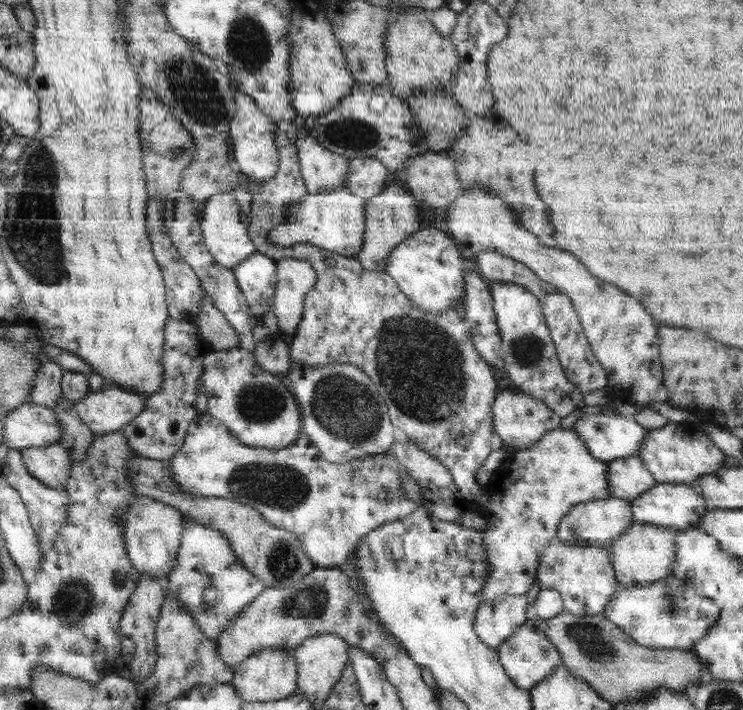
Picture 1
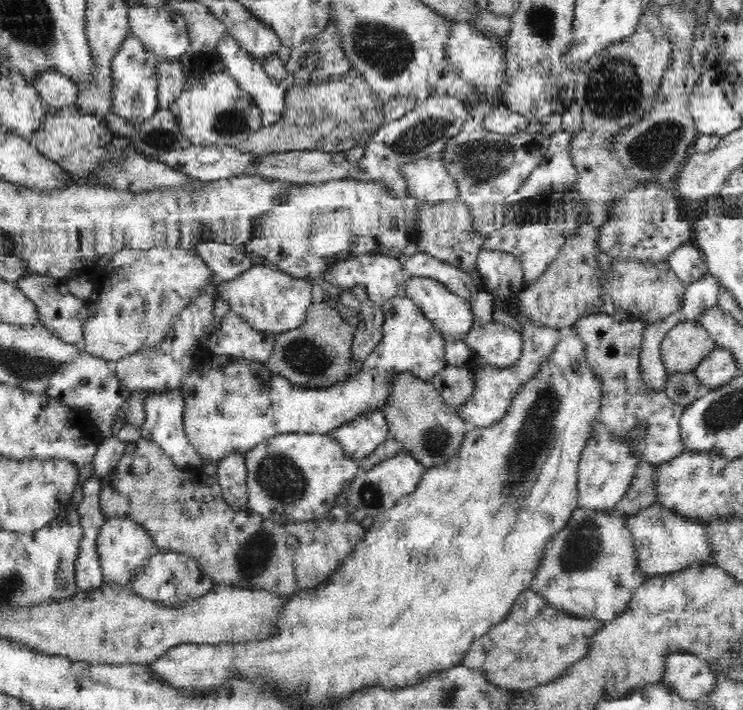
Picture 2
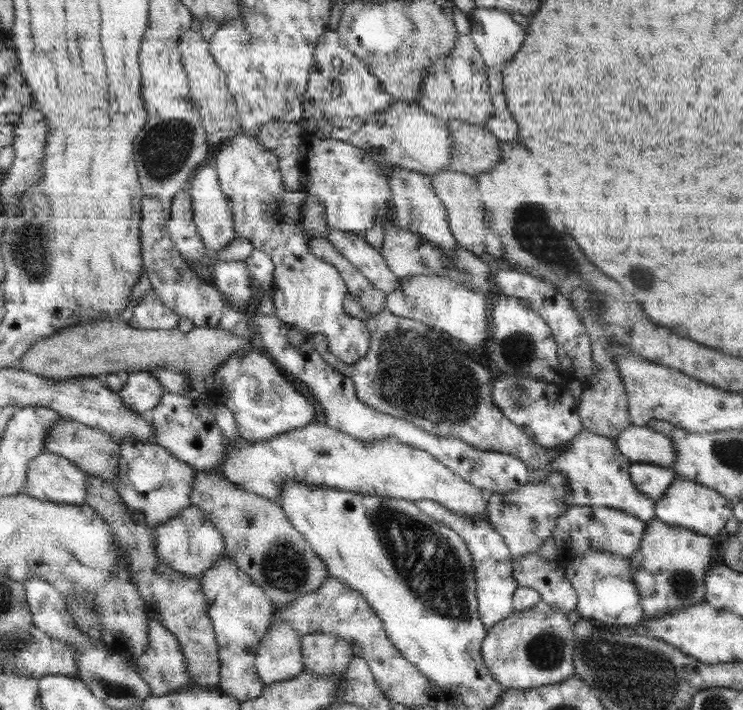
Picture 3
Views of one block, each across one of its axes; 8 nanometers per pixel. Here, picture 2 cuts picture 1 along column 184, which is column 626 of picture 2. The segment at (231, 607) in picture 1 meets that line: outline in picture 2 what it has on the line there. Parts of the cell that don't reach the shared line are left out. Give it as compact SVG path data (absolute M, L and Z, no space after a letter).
M580 507L572 514L567 528L548 540L530 588L553 609L601 625L624 612L632 593L647 576L636 566L624 514L620 517Z

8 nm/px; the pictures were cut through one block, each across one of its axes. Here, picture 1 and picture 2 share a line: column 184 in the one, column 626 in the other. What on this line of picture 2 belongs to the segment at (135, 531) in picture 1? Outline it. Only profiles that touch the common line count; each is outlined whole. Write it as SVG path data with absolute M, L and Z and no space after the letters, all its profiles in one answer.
M658 503L641 508L625 517L625 529L635 550L636 566L642 574L665 575L686 568L696 561L713 564L704 523L682 518Z

